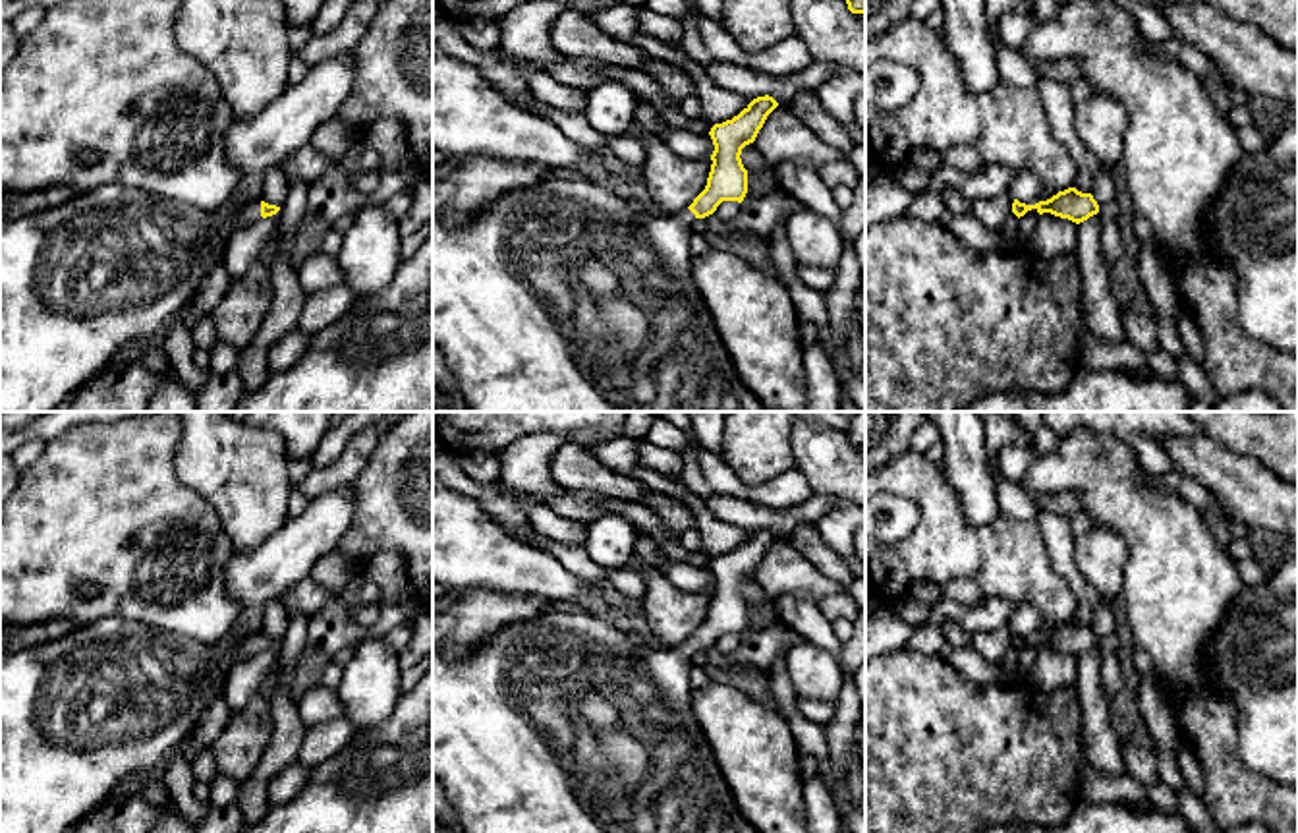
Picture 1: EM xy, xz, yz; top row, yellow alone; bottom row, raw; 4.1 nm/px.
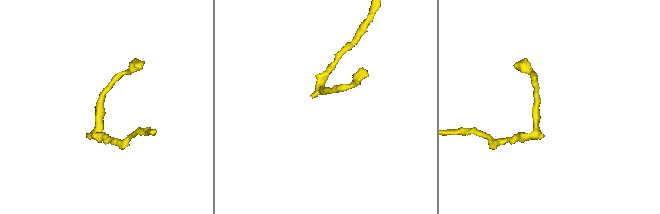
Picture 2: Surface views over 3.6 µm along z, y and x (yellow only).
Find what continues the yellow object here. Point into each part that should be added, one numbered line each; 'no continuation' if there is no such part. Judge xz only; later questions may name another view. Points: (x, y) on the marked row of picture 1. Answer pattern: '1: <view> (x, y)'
1: xz (555, 298)

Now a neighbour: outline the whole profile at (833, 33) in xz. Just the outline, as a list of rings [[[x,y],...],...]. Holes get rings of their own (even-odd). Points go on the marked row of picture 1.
[[[792,0],[792,19],[815,62],[865,73],[865,14],[852,14],[846,0]]]

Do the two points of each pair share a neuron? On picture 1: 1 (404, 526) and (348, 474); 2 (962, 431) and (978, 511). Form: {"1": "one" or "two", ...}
{"1": "two", "2": "one"}

